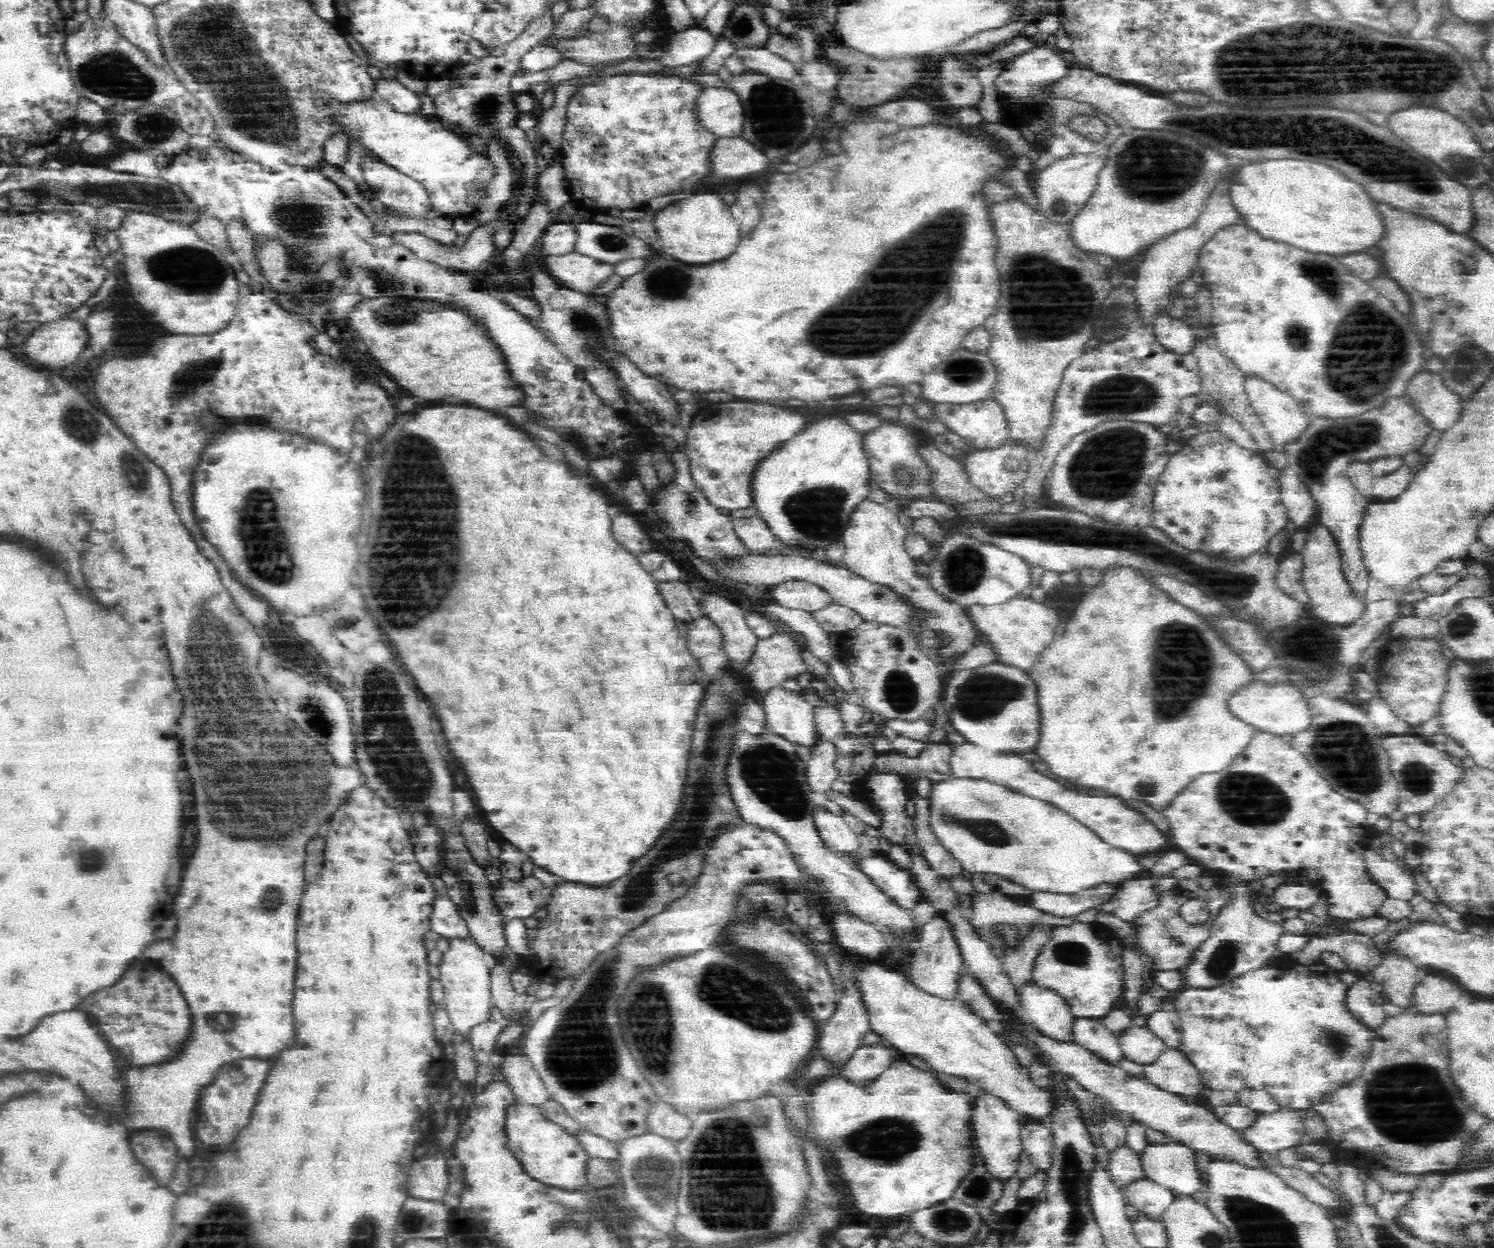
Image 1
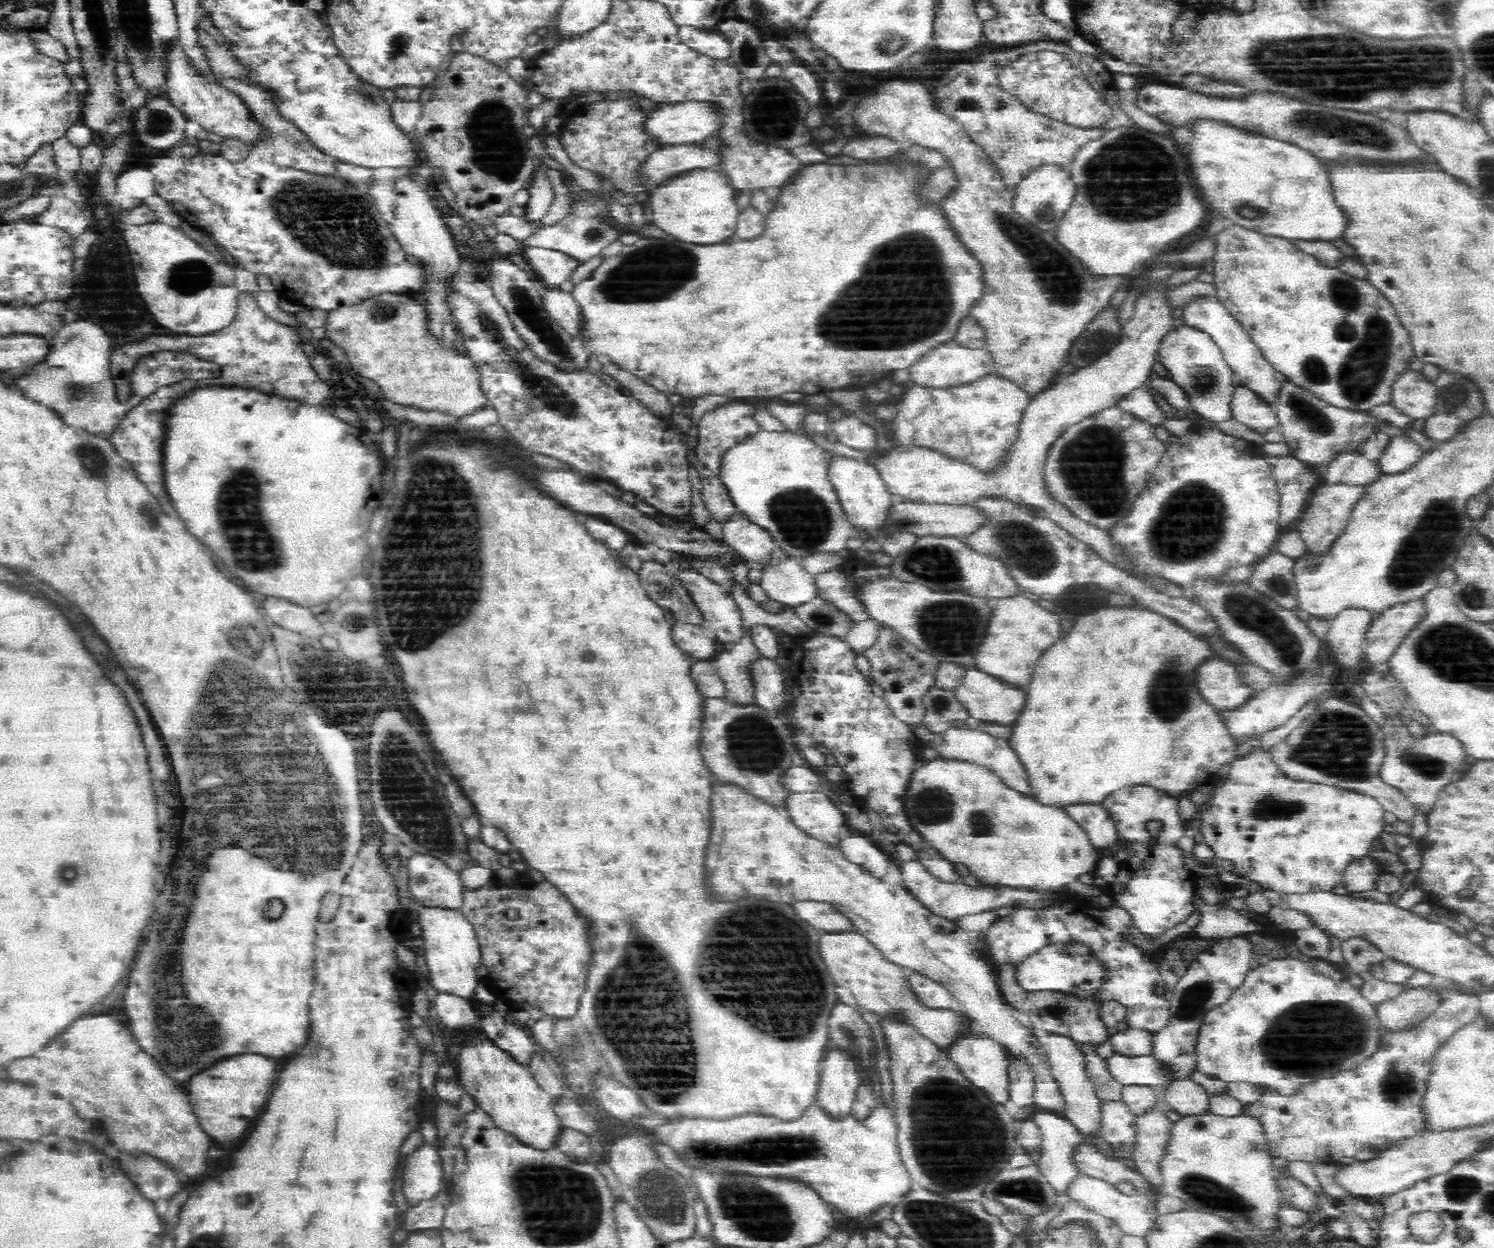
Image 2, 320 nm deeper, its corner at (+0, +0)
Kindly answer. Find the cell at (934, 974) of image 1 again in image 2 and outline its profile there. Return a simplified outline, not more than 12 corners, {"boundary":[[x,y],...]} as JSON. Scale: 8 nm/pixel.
{"boundary":[[917,973],[913,991],[926,1006],[963,1010],[943,984]]}

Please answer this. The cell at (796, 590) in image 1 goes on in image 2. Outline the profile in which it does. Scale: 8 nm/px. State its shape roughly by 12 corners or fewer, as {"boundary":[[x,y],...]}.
{"boundary":[[795,558],[763,570],[771,600],[796,608],[818,598],[817,573]]}

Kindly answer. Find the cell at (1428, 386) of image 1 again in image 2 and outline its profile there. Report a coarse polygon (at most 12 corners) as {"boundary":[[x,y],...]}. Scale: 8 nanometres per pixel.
{"boundary":[[1422,372],[1402,373],[1391,404],[1413,420],[1436,414],[1439,386]]}

